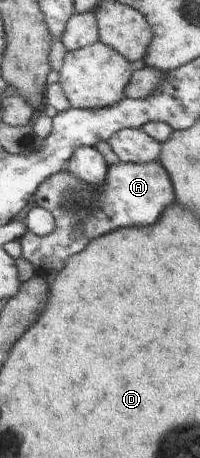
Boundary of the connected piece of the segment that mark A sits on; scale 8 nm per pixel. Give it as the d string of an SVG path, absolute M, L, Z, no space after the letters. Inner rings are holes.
M119 160L116 164L108 166L104 182L99 187L81 181L75 174L65 169L50 175L47 180L41 183L34 195L34 204L52 213L55 227L48 236L35 236L27 230L19 240L22 257L32 261L35 273L45 278L52 271L61 271L71 254L79 253L83 248L86 248L93 238L101 237L119 228L146 226L155 223L161 217L163 210L176 199L171 178L167 170L158 161L133 163Z

